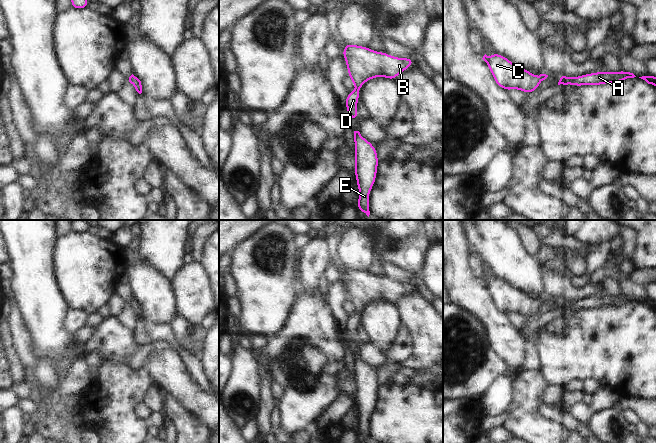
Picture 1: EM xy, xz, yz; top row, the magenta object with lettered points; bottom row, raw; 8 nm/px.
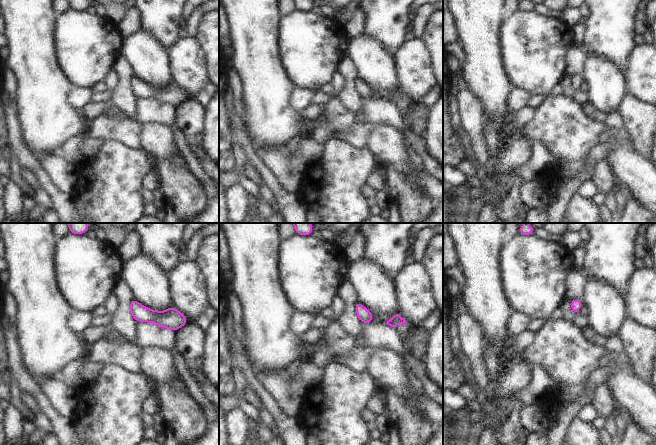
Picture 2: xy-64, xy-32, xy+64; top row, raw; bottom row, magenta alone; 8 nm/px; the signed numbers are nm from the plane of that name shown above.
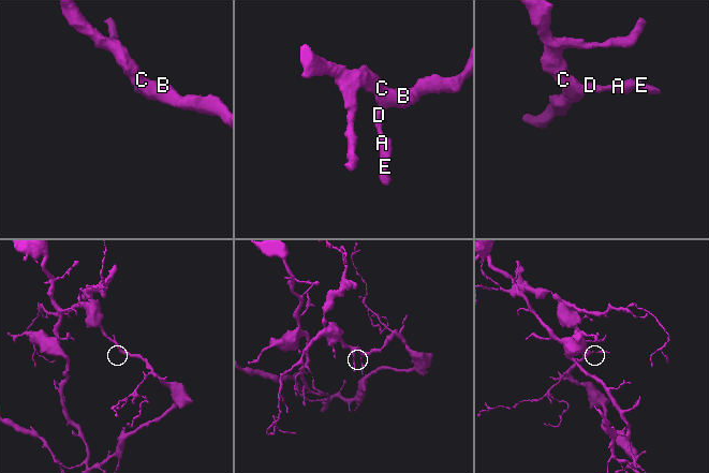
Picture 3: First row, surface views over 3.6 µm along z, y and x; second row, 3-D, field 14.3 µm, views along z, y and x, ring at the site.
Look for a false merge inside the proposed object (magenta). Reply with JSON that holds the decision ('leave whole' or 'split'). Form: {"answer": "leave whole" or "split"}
{"answer": "leave whole"}

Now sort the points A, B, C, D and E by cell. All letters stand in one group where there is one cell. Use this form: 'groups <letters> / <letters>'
groups A B C D E

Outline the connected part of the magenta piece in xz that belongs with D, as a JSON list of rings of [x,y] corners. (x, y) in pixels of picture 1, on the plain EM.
[[[345,267],[345,272],[341,278],[345,281],[349,301],[355,309],[355,314],[348,317],[345,323],[350,344],[359,343],[357,337],[359,314],[366,305],[376,301],[386,301],[395,305],[401,296],[415,288],[412,282],[393,281],[385,276],[376,276],[366,270],[349,267]]]

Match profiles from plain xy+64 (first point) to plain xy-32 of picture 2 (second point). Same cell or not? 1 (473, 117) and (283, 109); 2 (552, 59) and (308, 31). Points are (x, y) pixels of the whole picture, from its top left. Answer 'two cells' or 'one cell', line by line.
1: two cells
2: one cell

